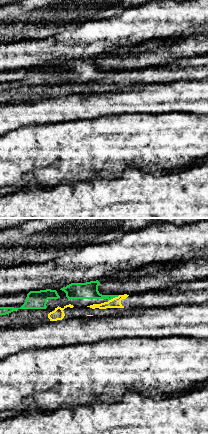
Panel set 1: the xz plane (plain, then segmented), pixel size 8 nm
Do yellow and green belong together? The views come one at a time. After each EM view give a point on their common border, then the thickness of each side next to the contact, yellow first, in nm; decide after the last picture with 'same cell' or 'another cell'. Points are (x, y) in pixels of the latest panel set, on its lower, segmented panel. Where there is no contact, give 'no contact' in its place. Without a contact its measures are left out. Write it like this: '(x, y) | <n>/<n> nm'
(115, 297) | 80/140 nm

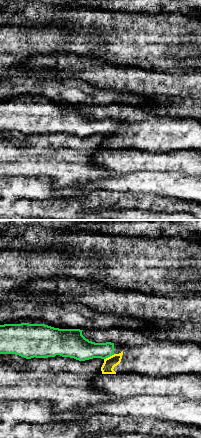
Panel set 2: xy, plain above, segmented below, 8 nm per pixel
(110, 356) | 100/190 nm

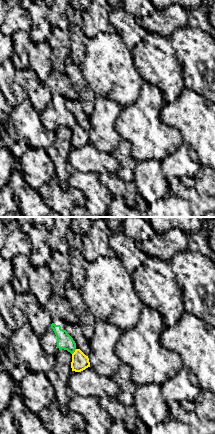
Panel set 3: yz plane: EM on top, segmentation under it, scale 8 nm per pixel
(74, 352) | 140/130 nm

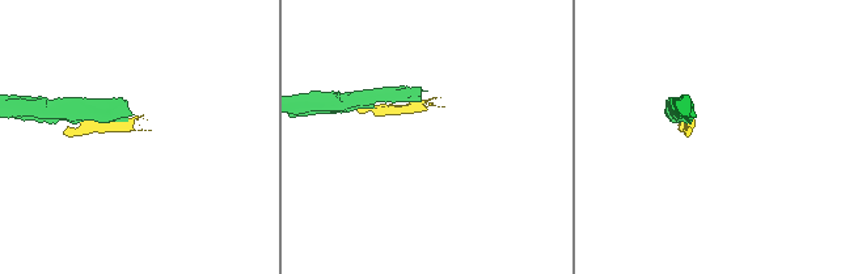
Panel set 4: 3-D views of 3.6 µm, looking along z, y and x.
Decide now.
another cell

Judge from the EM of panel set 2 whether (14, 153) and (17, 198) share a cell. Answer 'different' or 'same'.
different

